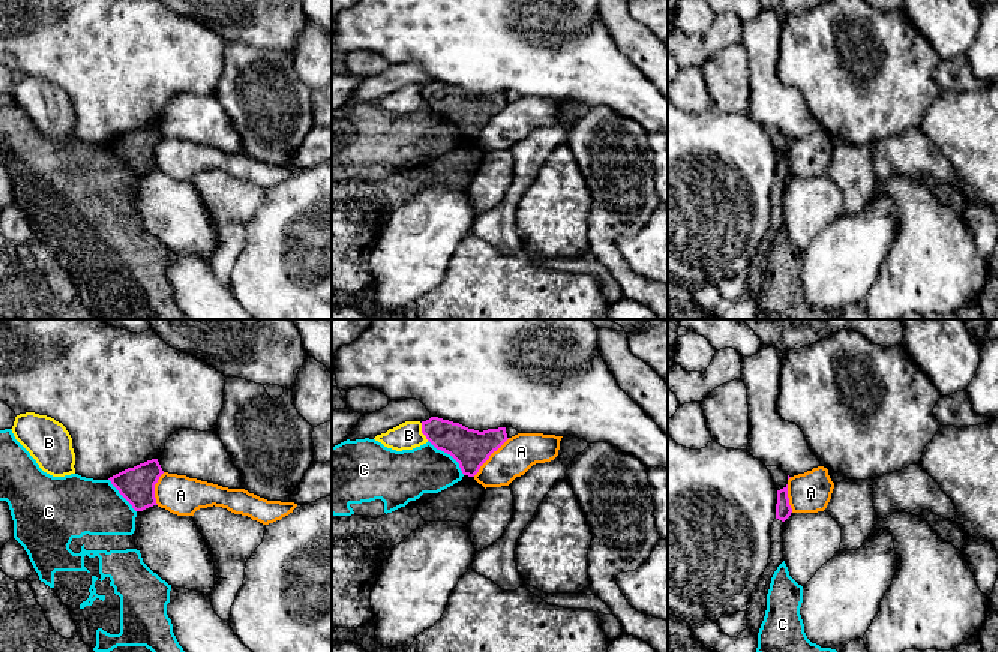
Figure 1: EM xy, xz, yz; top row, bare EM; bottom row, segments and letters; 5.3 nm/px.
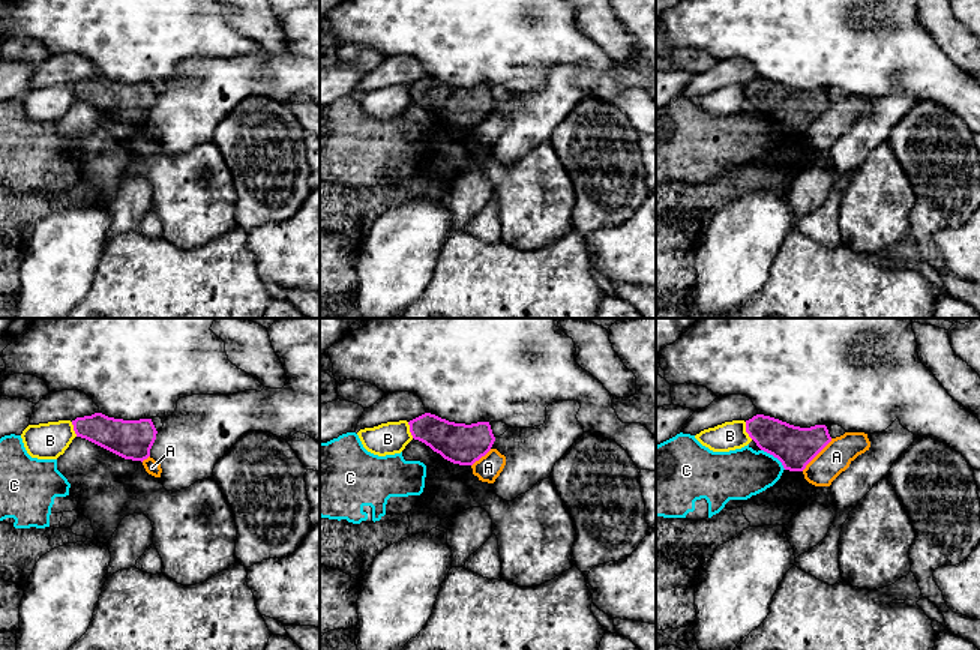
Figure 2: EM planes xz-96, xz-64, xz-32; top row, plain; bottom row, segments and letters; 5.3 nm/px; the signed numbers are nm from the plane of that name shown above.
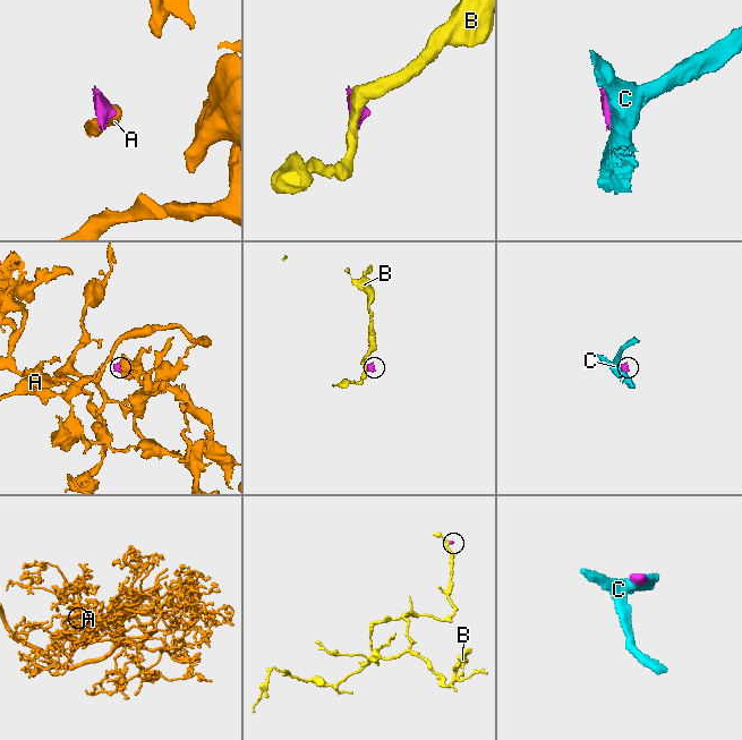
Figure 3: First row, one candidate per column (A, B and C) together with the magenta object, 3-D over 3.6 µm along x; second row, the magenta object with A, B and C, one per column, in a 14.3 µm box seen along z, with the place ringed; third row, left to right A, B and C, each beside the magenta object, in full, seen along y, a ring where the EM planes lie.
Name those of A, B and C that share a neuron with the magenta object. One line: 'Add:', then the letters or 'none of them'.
Add: none of them

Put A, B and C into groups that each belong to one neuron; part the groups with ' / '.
A / B / C

